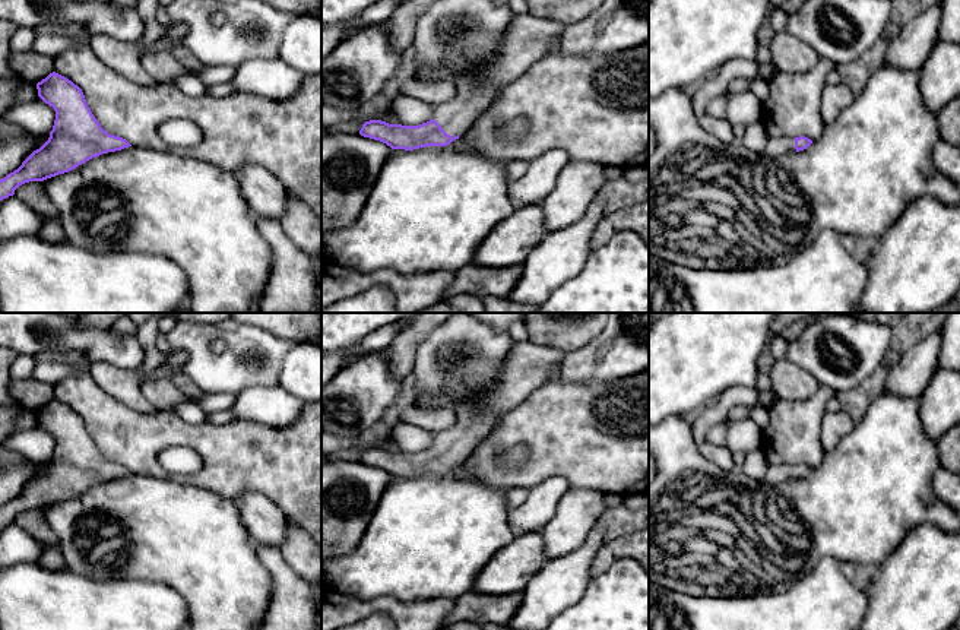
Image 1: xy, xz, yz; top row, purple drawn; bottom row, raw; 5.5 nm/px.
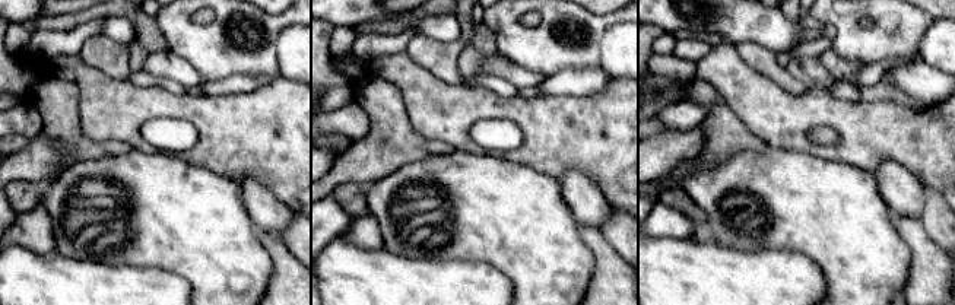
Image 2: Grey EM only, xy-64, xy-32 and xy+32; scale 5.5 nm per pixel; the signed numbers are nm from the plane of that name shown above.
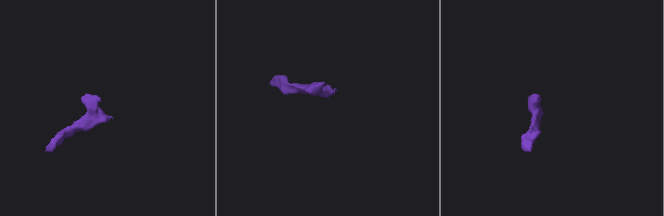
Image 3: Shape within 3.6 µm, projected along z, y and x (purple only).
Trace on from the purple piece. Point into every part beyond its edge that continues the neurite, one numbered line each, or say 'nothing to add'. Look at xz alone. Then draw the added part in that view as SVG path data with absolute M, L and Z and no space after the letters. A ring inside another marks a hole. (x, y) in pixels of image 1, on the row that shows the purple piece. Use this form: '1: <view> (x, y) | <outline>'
1: xz (528, 40) | M530 13L514 15L494 58L465 70L447 61L456 82L454 99L435 108L433 120L450 136L460 136L491 104L492 95L522 76L535 63L558 51L567 25Z

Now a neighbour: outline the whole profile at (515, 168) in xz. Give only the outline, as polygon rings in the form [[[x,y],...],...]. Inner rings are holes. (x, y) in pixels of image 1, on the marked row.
[[[510,161],[506,162],[506,177],[508,181],[514,181],[519,177],[525,175],[529,168],[529,162],[526,161]]]

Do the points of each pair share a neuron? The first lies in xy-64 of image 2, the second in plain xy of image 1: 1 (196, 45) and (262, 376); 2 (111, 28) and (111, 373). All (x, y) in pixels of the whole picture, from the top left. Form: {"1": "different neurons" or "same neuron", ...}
{"1": "same neuron", "2": "different neurons"}

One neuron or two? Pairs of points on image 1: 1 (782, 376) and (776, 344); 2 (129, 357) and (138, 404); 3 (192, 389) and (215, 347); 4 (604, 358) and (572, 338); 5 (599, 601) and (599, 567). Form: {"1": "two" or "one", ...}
{"1": "two", "2": "two", "3": "two", "4": "two", "5": "two"}

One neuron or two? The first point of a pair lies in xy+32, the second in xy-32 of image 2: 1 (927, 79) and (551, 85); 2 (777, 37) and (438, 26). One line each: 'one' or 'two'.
1: one
2: one

